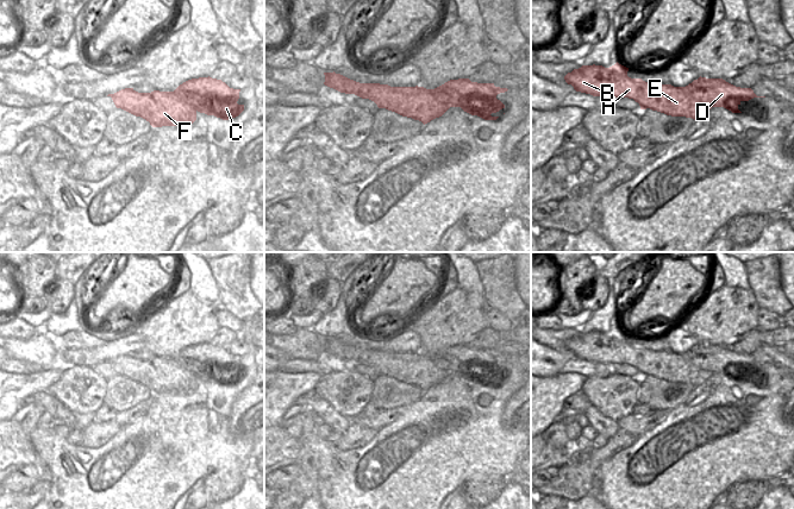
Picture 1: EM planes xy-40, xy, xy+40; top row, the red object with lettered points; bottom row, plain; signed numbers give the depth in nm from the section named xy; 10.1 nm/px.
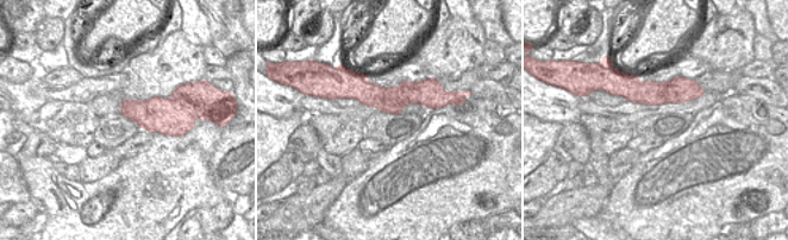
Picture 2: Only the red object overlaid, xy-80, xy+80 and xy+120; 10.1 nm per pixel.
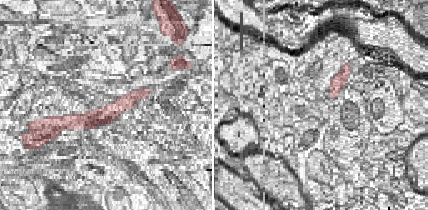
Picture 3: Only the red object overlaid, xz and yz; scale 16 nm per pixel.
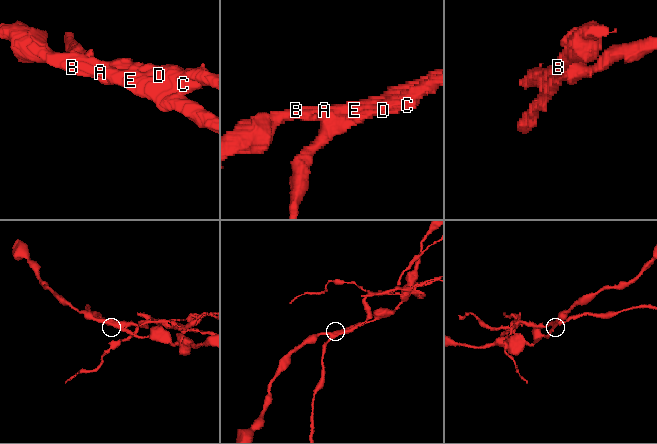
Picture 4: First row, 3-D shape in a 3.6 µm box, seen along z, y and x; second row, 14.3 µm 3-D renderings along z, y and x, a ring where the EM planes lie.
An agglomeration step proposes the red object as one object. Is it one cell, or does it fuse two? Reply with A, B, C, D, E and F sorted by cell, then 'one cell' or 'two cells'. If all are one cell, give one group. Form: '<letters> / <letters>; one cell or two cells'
A B E F / C D; two cells

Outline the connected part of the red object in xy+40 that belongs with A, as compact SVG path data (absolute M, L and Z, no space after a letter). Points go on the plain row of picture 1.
M618 328L605 334L602 332L582 332L564 343L576 358L601 364L629 364L639 370L640 376L650 375L671 383L698 385L712 372L692 364L683 353L671 351L652 351L642 345L627 343L629 334Z

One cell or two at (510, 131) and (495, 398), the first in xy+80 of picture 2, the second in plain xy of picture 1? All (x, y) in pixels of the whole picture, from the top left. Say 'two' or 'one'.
one

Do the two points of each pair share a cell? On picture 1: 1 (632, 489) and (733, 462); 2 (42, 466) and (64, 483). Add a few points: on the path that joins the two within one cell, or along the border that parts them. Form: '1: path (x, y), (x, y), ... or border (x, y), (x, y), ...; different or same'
1: path (657, 488), (685, 462), (708, 462); same
2: border (38, 456), (49, 466), (51, 481); different

